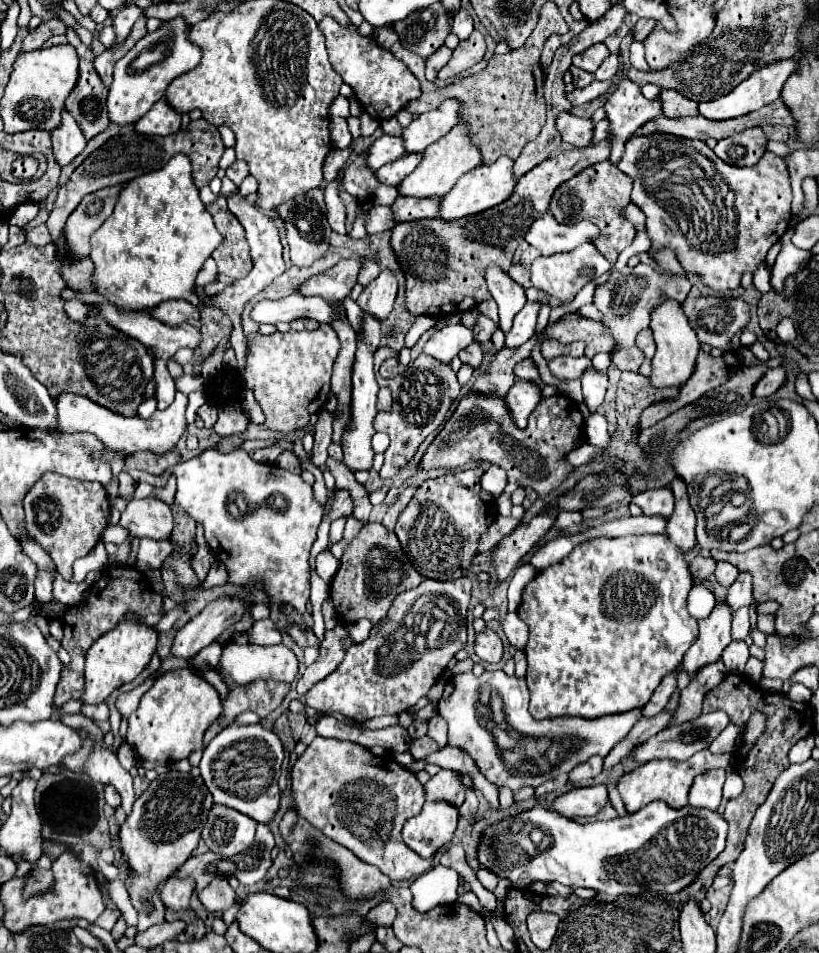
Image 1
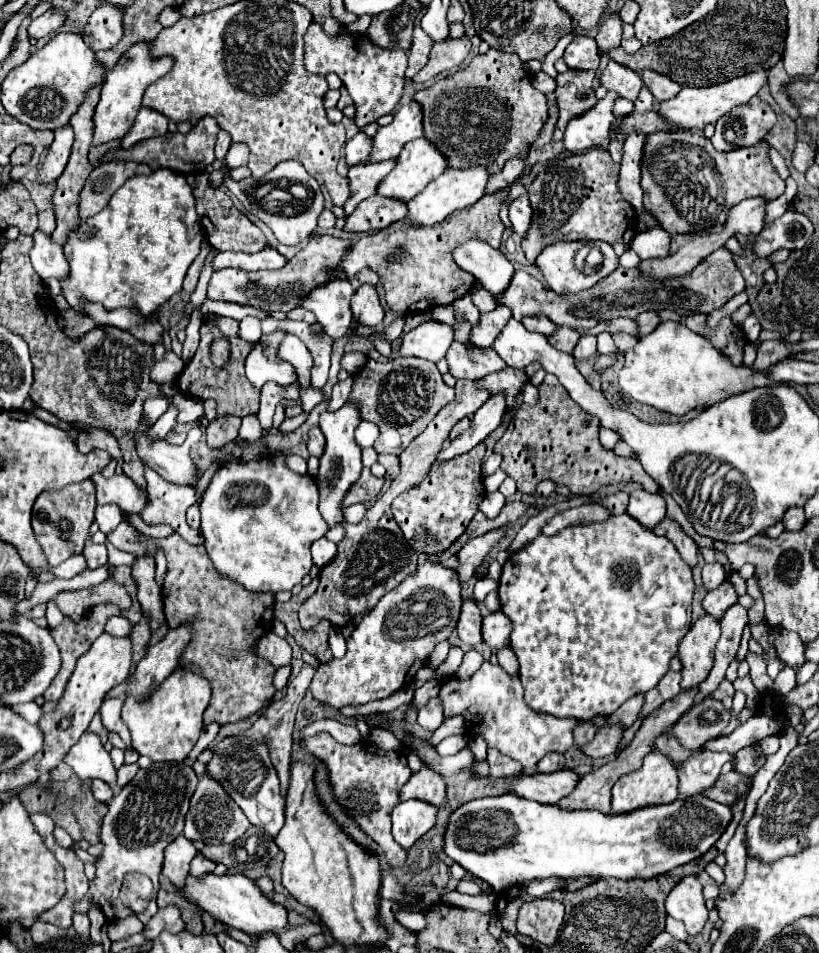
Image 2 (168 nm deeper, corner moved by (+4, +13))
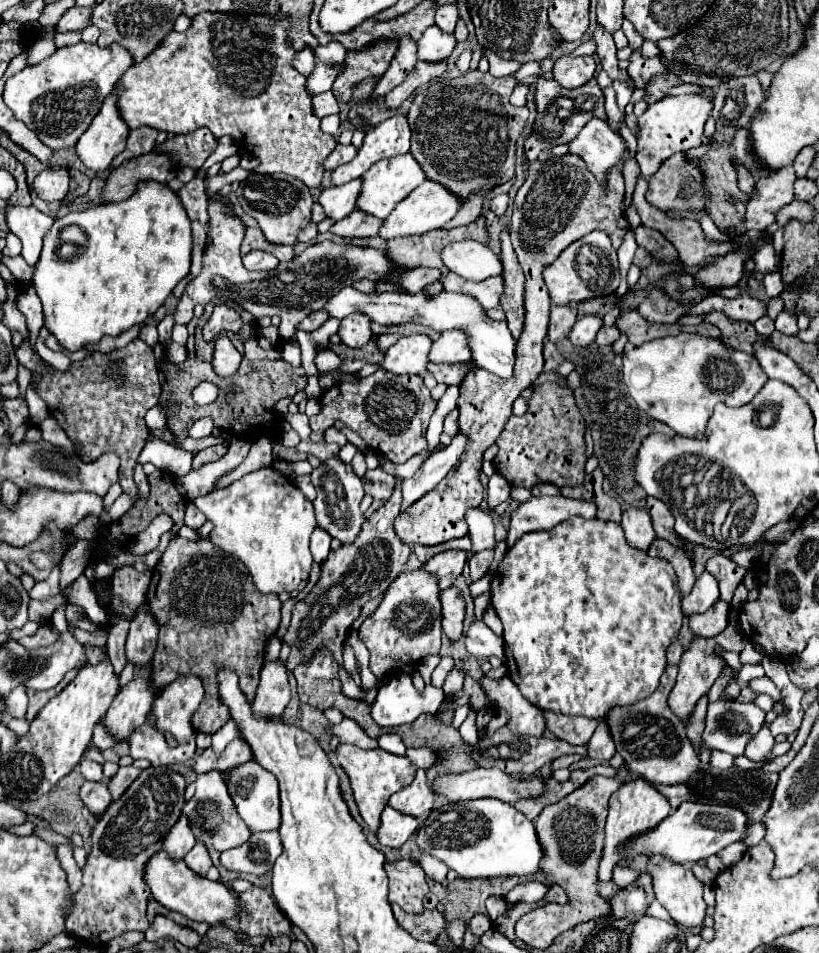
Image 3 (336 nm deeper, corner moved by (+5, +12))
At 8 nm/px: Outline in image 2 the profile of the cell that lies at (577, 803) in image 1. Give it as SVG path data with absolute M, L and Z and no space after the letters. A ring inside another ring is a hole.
M559 770L551 774L519 774L513 778L501 778L505 782L507 792L535 800L539 804L557 804L561 798L565 798L569 792L575 790L579 776L571 770Z

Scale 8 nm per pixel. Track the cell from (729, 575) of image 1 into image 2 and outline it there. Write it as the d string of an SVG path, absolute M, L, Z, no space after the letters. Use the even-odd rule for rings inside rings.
M705 564L701 578L707 590L715 590L719 584L725 582L725 570L721 564Z

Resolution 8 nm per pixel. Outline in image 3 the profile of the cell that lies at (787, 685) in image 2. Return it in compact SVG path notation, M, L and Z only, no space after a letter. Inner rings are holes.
M746 643L746 647L744 647L742 653L740 653L742 663L750 663L750 665L760 665L764 657L766 657L766 655L764 655L754 643Z

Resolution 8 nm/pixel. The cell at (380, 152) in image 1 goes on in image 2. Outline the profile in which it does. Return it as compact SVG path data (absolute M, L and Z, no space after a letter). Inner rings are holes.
M357 132L347 144L345 144L345 152L347 152L347 160L349 164L357 164L357 162L365 162L367 160L367 152L371 152L371 138L365 136L363 132Z

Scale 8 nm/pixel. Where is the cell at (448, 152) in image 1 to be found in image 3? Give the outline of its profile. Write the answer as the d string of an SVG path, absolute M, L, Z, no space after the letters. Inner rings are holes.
M404 153L386 161L378 161L374 167L370 167L364 175L364 185L362 185L362 193L358 197L358 209L376 215L380 219L386 219L390 215L390 209L394 209L394 205L398 205L398 201L402 201L406 195L410 195L418 185L422 185L422 181L426 181L426 175L422 173L422 167L418 165L418 161L414 161L412 153Z

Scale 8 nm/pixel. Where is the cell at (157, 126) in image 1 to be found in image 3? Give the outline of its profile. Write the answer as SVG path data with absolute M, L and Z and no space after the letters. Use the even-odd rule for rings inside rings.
M146 125L138 127L138 129L132 129L130 135L128 135L126 149L118 157L114 157L112 167L118 167L126 159L132 159L132 157L140 157L144 153L150 153L154 149L154 145L156 145L156 137L158 137L158 131L156 129L150 129Z

